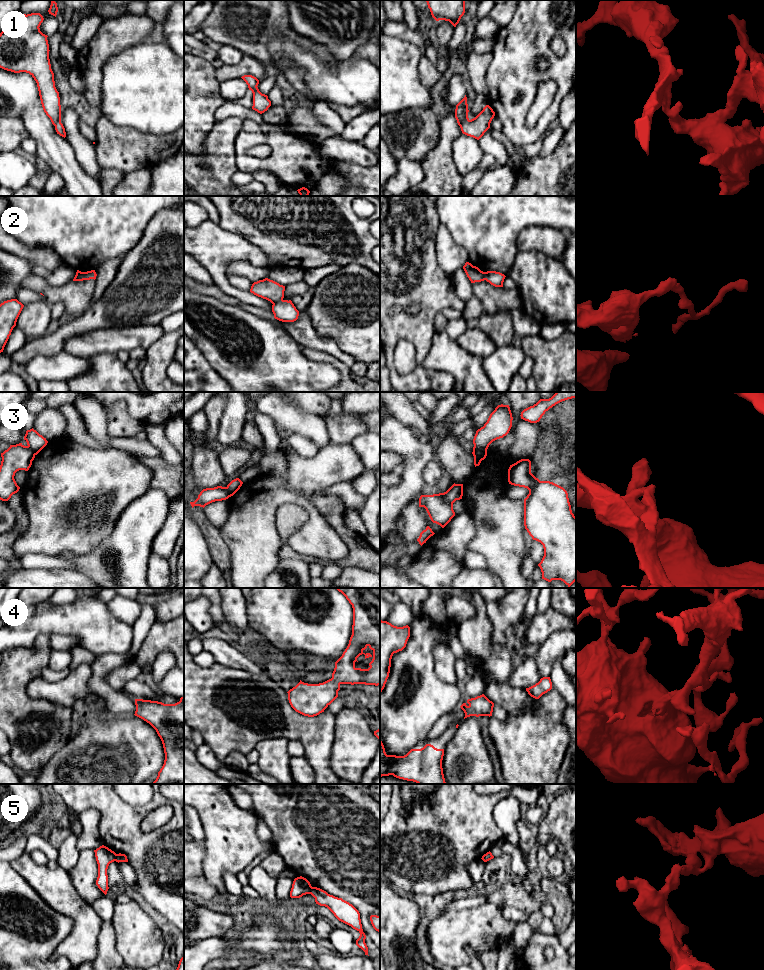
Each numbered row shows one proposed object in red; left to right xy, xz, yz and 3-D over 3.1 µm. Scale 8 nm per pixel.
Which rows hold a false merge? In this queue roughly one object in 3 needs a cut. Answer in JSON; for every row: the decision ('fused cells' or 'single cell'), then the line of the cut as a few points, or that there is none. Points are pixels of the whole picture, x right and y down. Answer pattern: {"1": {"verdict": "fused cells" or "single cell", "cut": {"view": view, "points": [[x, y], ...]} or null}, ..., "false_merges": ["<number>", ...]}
{"1": {"verdict": "single cell", "cut": null}, "2": {"verdict": "fused cells", "cut": {"view": "xz", "points": [[282, 299], [273, 304]]}}, "3": {"verdict": "fused cells", "cut": {"view": "yz", "points": [[486, 449], [480, 449], [473, 454]]}}, "4": {"verdict": "single cell", "cut": null}, "5": {"verdict": "fused cells", "cut": {"view": "xy", "points": [[115, 854], [116, 860]]}}, "false_merges": ["2", "3", "5"]}

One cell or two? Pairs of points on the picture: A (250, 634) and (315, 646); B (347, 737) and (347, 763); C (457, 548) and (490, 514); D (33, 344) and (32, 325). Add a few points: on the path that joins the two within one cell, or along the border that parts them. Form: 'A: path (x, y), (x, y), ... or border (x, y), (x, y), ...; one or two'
A: border (249, 626), (261, 632), (270, 643); two
B: path (347, 743), (347, 757); one
C: border (466, 510), (475, 525), (475, 535), (467, 548); two
D: border (47, 331), (42, 335), (27, 340); two

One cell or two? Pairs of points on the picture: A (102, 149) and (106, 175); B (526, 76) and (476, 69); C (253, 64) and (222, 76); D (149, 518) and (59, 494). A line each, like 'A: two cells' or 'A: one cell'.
A: two cells
B: two cells
C: one cell
D: two cells

